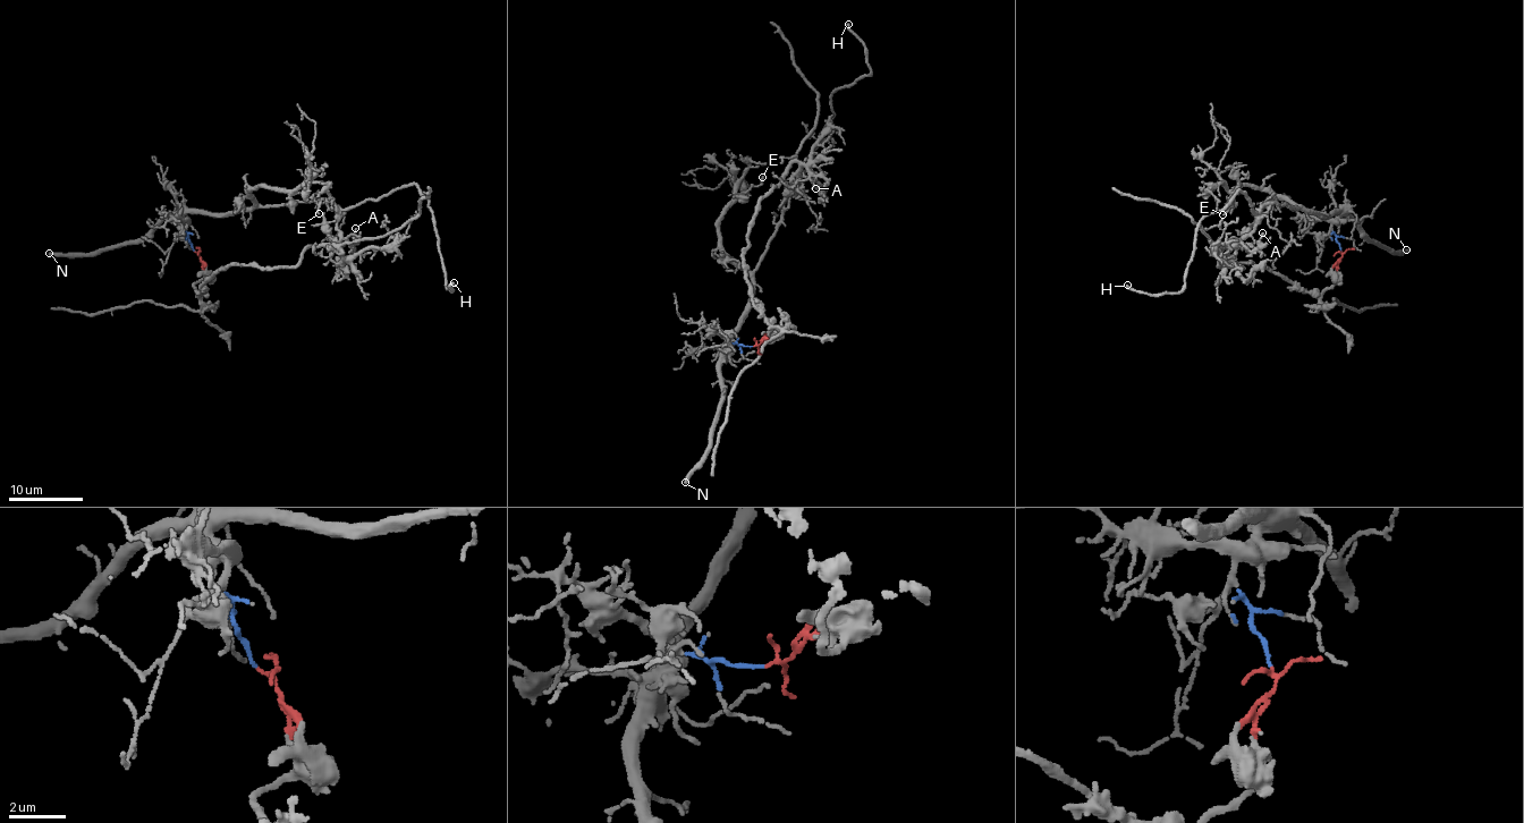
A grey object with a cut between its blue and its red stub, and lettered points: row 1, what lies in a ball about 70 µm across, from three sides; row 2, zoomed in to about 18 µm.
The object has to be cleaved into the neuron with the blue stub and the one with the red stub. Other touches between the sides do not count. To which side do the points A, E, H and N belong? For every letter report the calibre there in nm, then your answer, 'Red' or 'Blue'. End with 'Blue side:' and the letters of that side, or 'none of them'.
A: Thickness 130 nm. Red
E: Thickness 110 nm. Blue
H: Thickness 240 nm. Blue
N: Thickness 380 nm. Blue
Blue side: E, H, N

